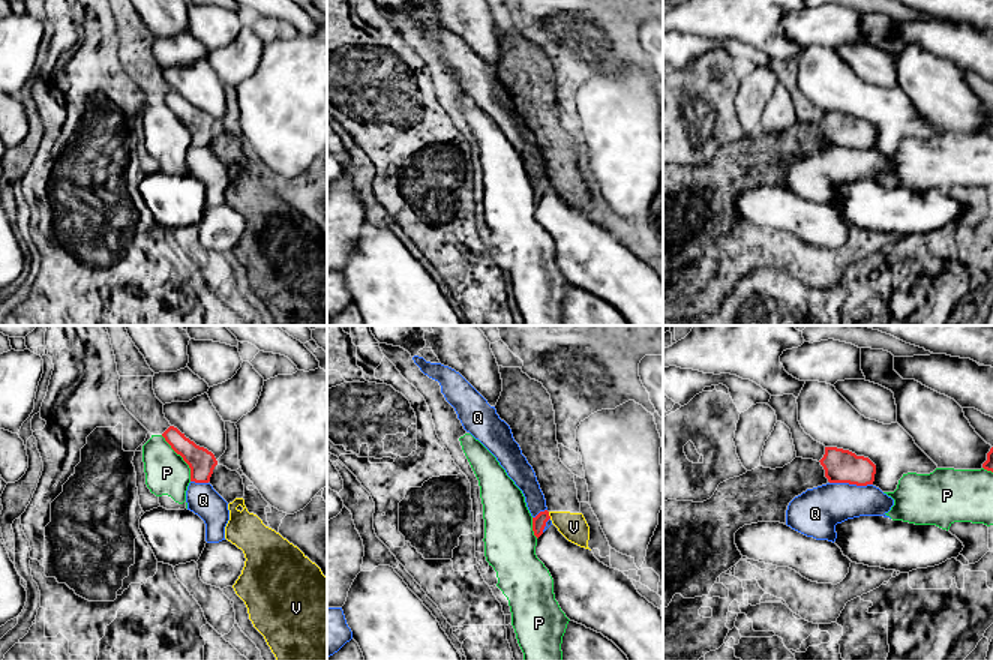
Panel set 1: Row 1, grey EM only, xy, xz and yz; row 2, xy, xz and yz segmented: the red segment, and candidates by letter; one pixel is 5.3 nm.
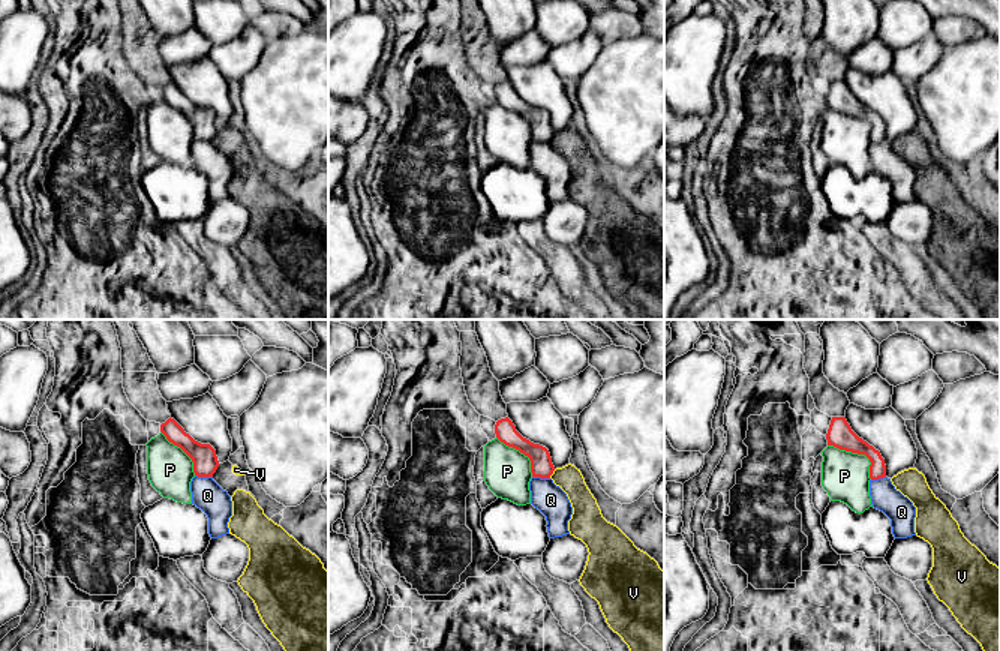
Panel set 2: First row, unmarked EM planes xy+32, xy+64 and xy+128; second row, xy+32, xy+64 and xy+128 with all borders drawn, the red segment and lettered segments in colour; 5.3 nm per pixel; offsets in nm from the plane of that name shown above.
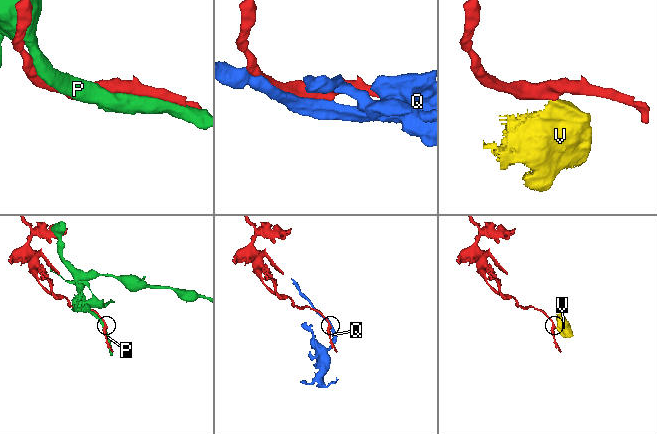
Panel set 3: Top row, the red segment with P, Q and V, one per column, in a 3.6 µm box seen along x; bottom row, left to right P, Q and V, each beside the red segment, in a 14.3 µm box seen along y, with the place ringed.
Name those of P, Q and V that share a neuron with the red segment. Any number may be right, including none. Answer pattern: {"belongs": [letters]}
{"belongs": []}

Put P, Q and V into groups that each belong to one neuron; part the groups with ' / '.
P / Q / V

